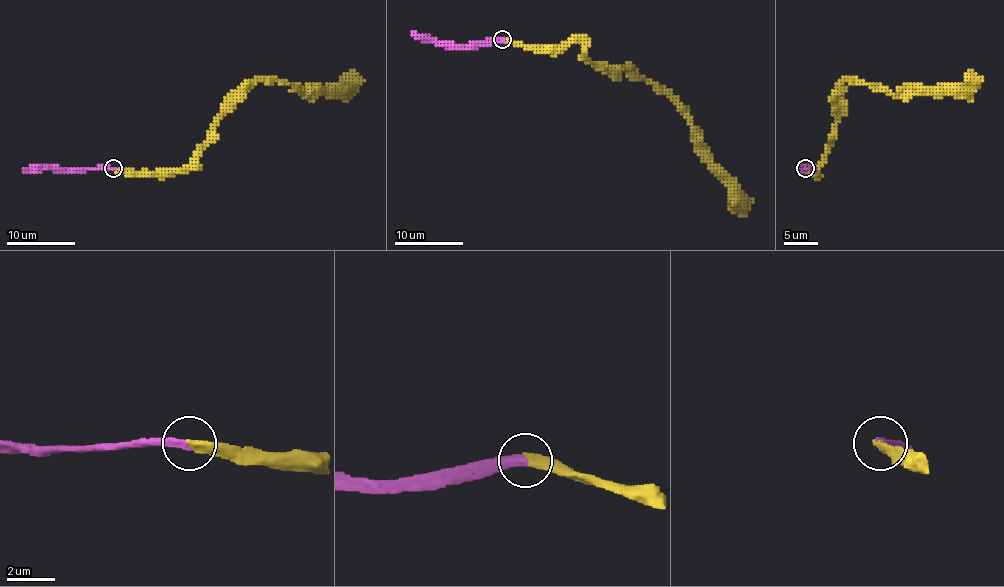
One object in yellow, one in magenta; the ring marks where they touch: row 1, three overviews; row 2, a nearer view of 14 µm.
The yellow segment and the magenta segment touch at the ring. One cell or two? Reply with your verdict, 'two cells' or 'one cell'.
one cell

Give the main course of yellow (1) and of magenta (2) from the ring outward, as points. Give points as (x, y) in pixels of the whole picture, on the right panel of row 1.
1: (806, 168), (816, 171), (809, 170), (831, 139), (833, 95), (845, 79), (891, 93), (952, 93), (983, 79)
2: (806, 168), (811, 170), (799, 170)

